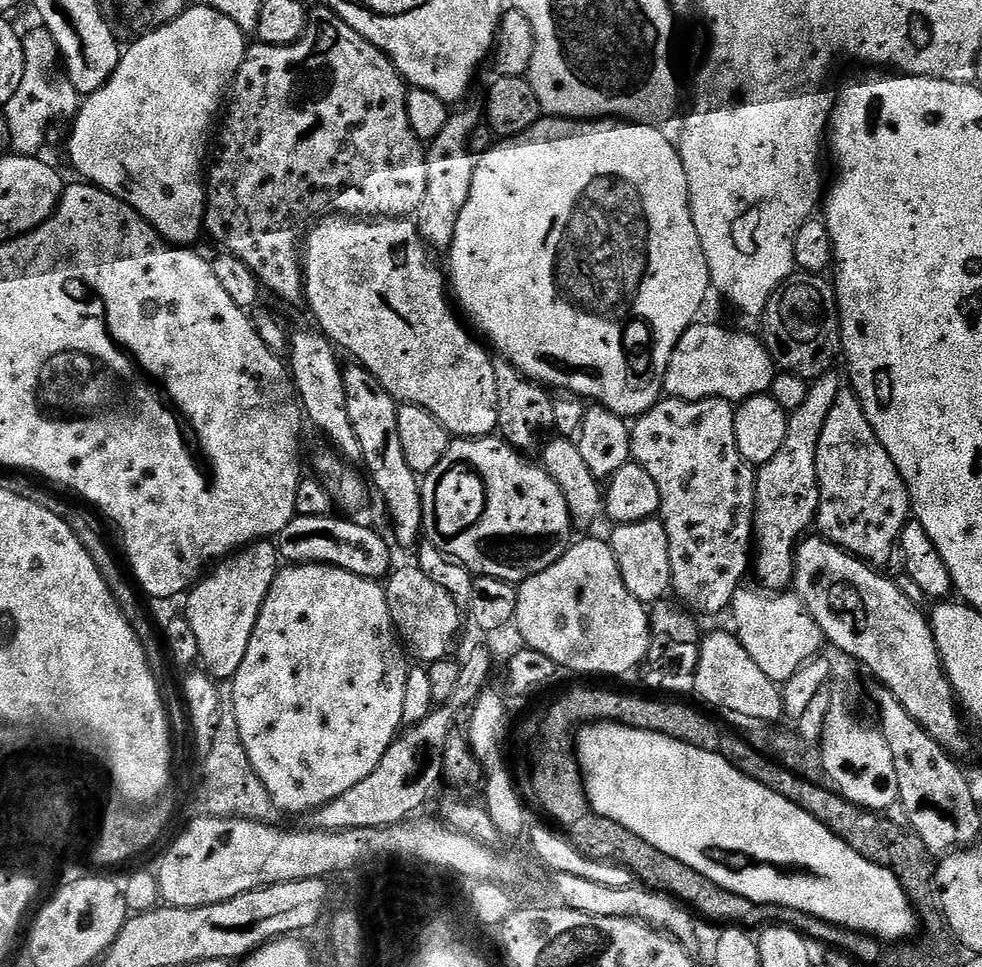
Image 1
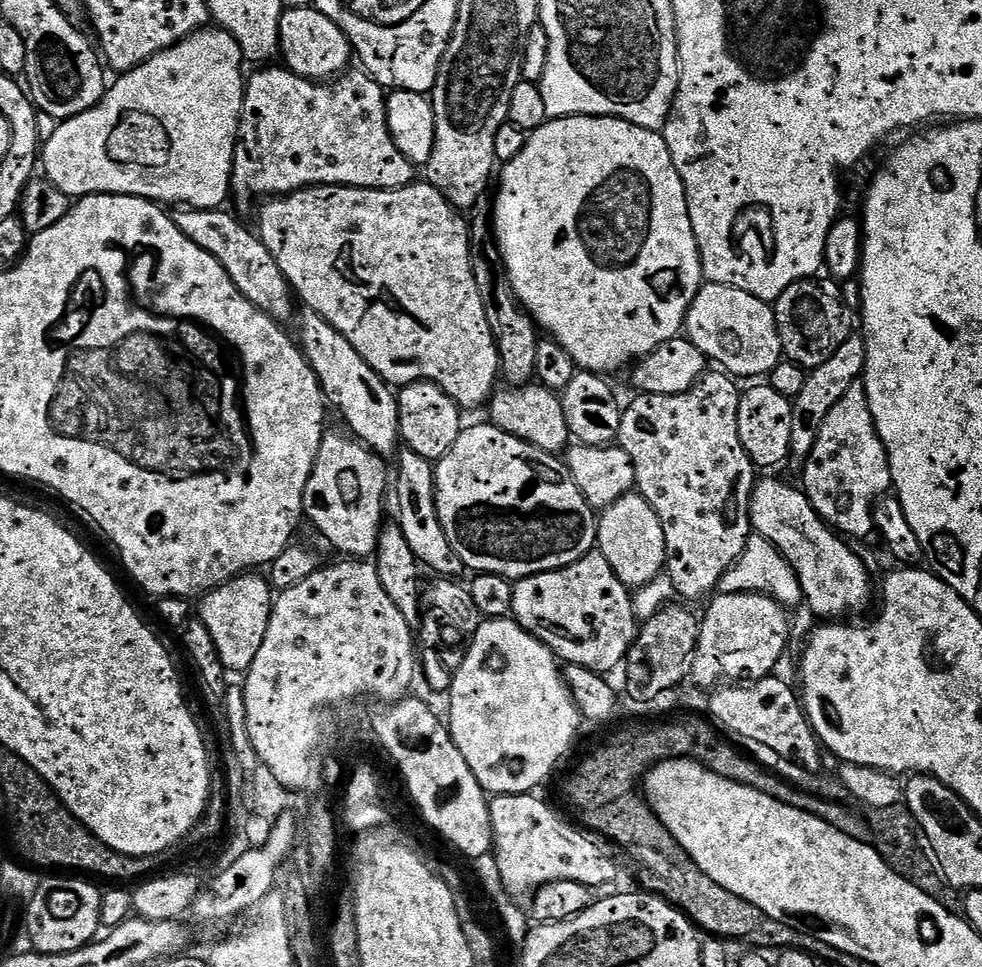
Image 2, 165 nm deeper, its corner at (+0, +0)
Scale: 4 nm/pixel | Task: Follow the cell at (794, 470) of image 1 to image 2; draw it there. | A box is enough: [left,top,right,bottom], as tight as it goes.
[790,334,866,462]

